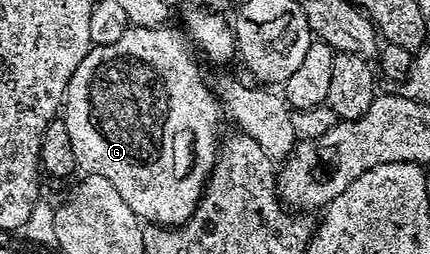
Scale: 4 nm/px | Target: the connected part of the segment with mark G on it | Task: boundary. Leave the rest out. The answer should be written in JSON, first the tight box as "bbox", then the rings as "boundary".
{"bbox":[64,26,220,226],"boundary":[[[131,26],[124,34],[124,38],[112,42],[112,46],[94,46],[90,53],[76,66],[76,74],[66,87],[66,99],[64,101],[64,119],[68,126],[68,139],[72,142],[72,154],[76,154],[78,168],[83,173],[108,178],[112,186],[124,202],[139,218],[139,221],[163,226],[177,226],[184,224],[196,210],[196,206],[202,197],[202,191],[206,188],[206,182],[210,178],[210,172],[214,168],[214,162],[218,159],[220,147],[220,135],[218,136],[218,116],[220,117],[220,105],[218,97],[214,95],[211,85],[202,81],[202,72],[190,53],[190,44],[182,32],[177,32],[171,26],[159,26],[157,28],[135,28]]]}

